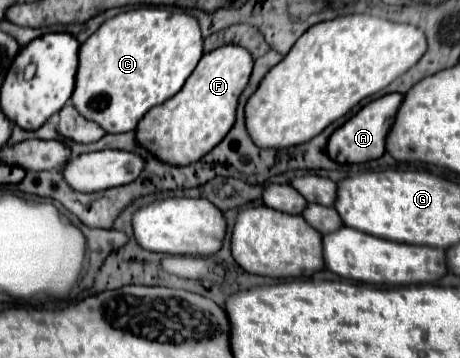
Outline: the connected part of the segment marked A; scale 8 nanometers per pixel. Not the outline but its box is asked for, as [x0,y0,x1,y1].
[328,93,402,163]

